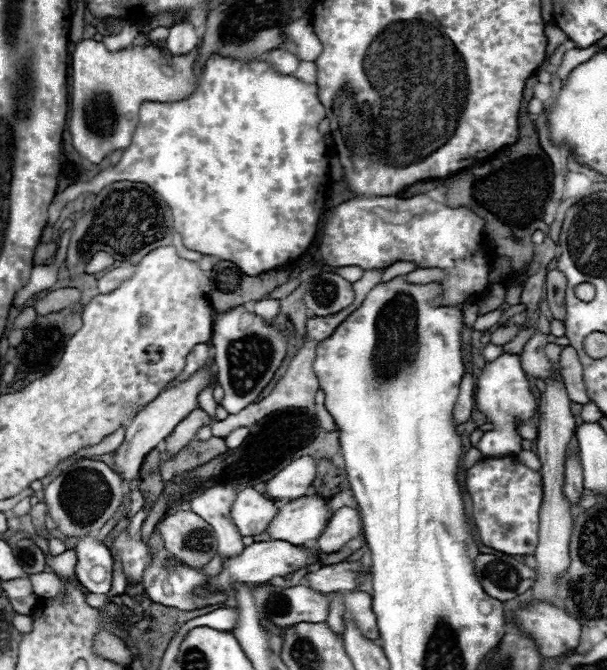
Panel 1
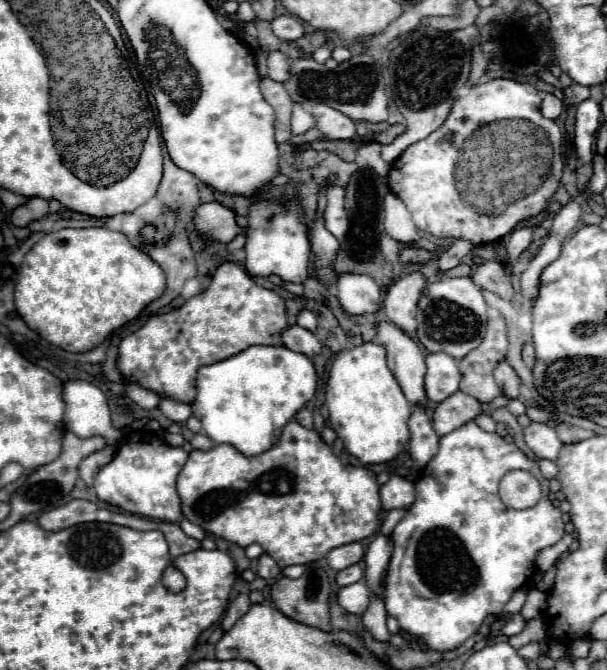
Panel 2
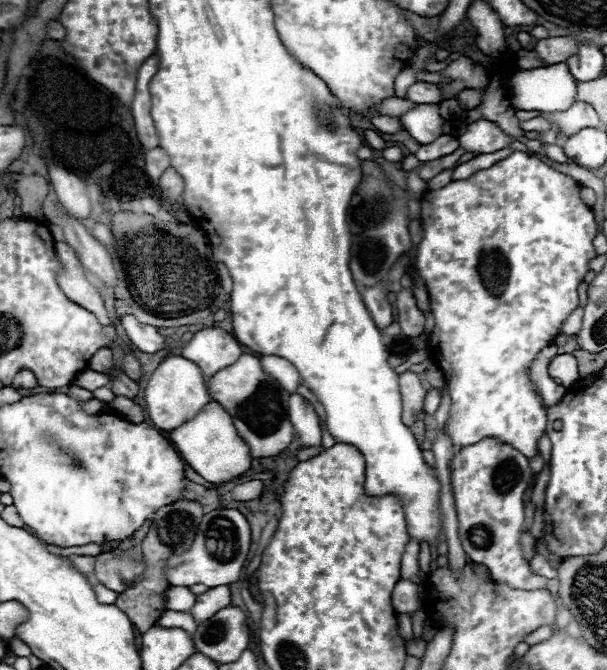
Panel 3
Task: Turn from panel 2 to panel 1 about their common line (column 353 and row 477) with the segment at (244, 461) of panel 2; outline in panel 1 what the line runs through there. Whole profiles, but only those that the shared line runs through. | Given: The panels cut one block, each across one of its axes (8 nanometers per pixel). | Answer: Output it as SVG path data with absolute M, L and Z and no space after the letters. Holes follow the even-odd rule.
M512 454L504 458L484 458L466 472L466 490L472 500L472 518L478 528L480 542L484 546L510 556L532 556L536 552L538 530L540 530L540 508L544 498L542 474L538 470L530 470Z

